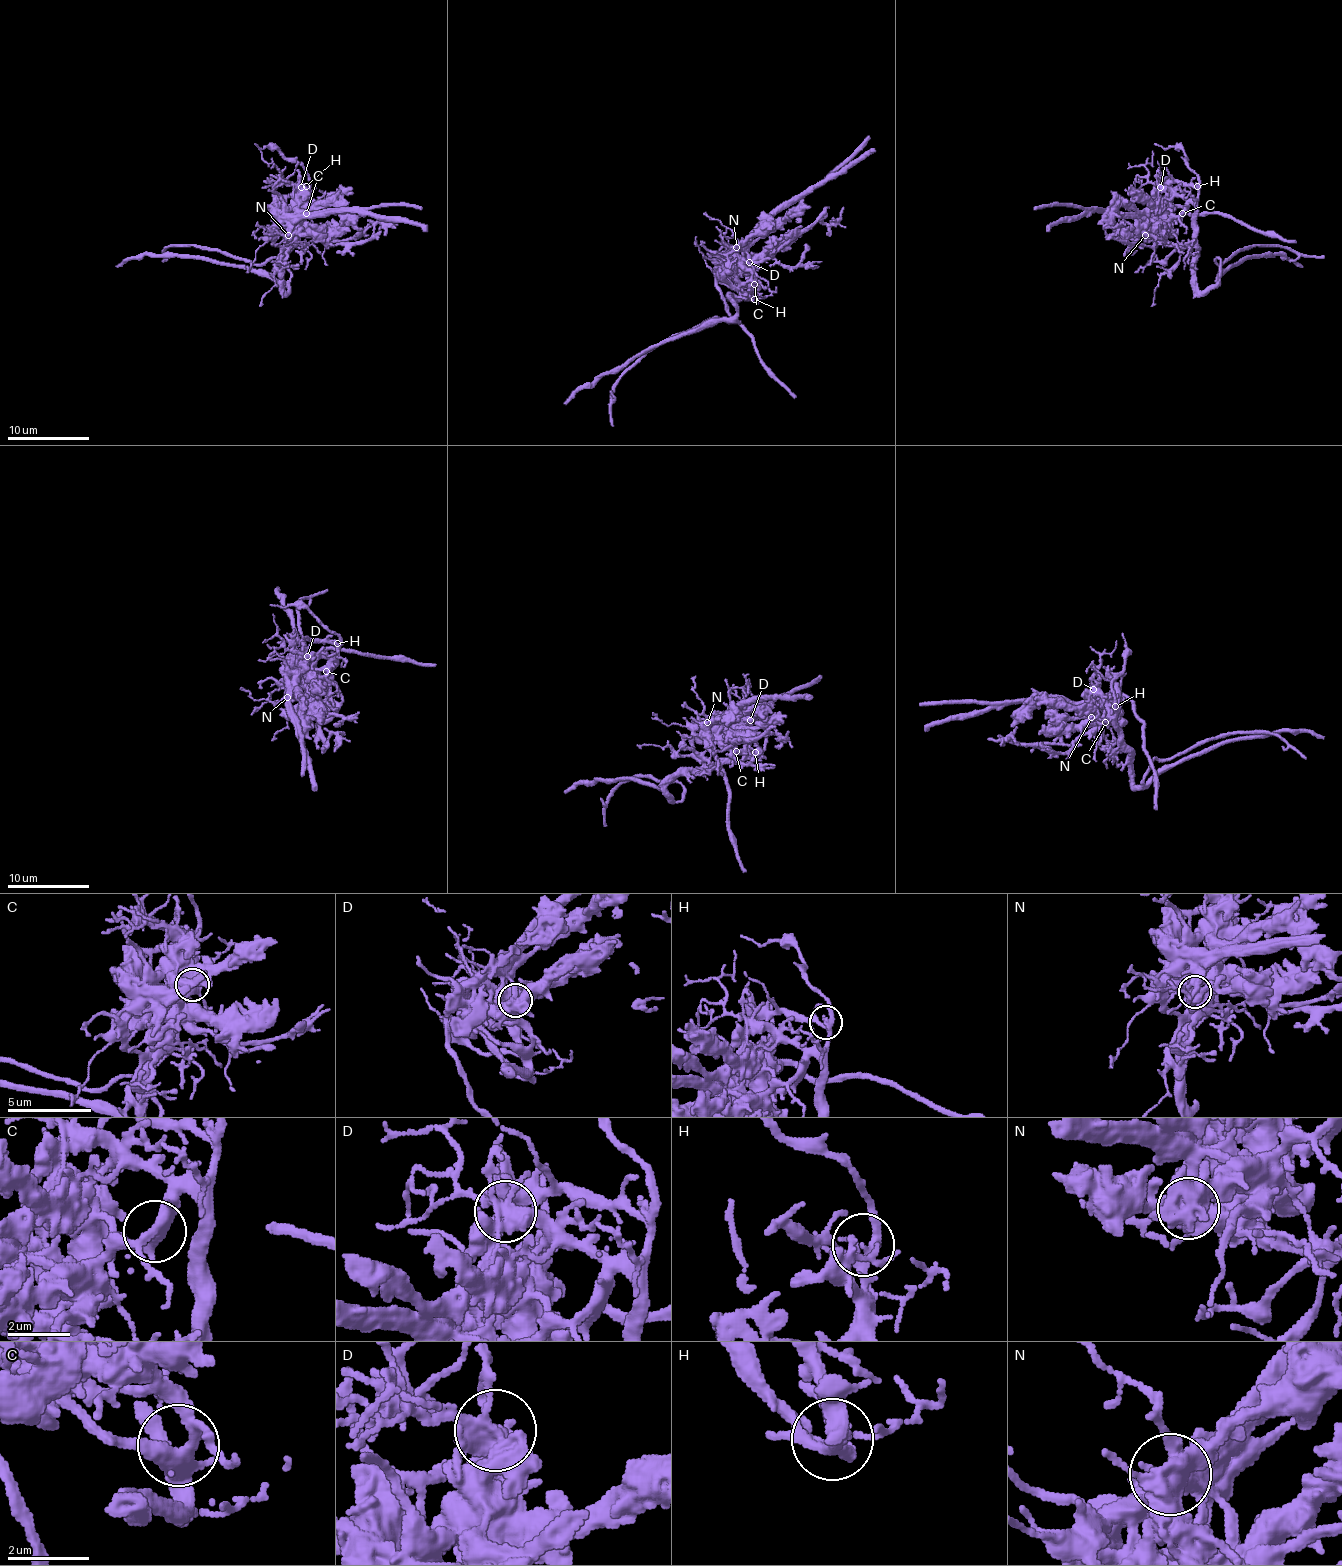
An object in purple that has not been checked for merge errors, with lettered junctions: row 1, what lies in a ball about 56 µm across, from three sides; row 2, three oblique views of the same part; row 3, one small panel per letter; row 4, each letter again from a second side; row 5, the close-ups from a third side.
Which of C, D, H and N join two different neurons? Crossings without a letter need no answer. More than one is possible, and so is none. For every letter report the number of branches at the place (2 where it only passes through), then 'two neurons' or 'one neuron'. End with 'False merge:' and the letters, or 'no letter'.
C: 5 | one neuron
D: 6 | two neurons
H: 3 | one neuron
N: 5 | two neurons
False merge: D, N

